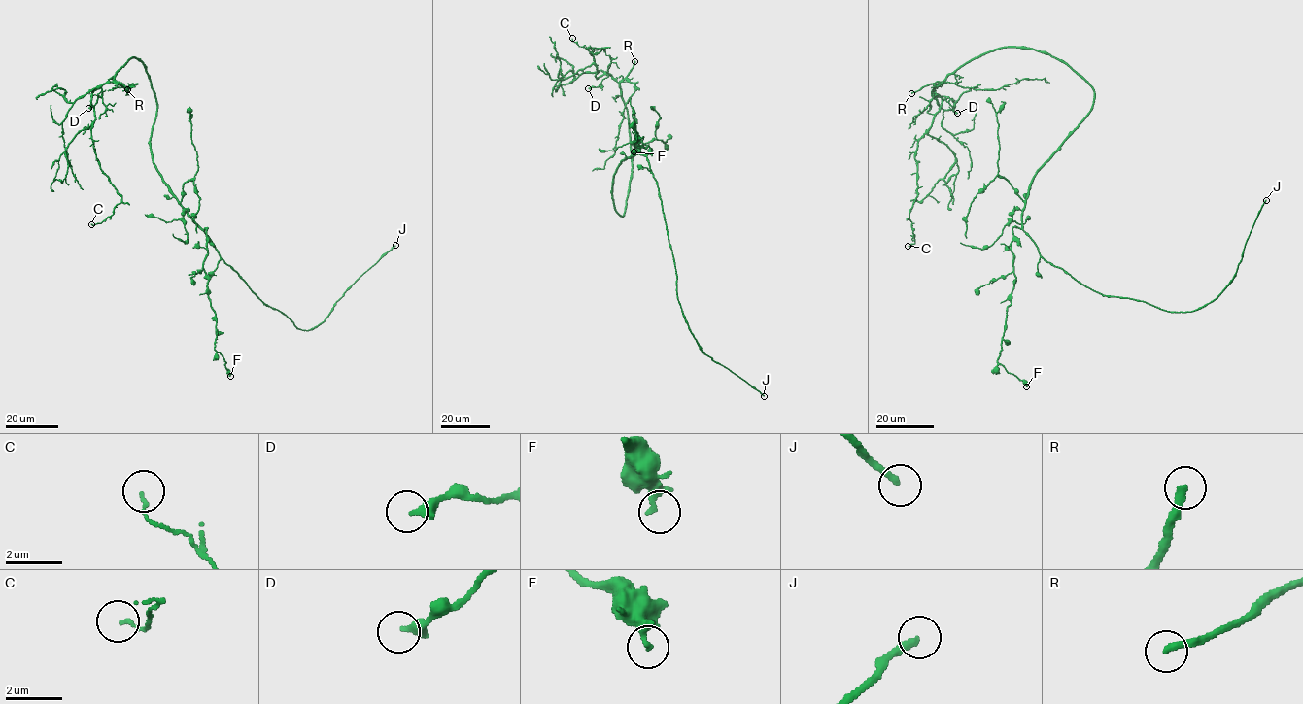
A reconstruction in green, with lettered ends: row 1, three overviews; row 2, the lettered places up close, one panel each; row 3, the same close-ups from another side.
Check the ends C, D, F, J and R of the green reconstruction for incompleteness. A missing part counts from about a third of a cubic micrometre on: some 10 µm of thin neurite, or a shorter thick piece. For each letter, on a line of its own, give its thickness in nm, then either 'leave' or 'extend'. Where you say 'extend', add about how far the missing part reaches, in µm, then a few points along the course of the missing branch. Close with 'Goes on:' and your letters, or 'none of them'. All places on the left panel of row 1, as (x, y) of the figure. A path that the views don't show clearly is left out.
C: 110 nm thick; leave
D: 400 nm thick; leave
F: 280 nm thick; leave
J: 240 nm thick; extend; about 15 µm are missing
R: 280 nm thick; extend; about 50 µm are missing
Goes on: J, R

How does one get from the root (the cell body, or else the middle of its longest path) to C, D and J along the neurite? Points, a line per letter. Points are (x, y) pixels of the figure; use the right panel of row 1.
C: (1045, 163), (1094, 89), (1029, 49), (966, 62), (935, 88), (940, 111), (917, 143), (908, 246)
D: (1045, 163), (1092, 104), (1094, 89), (1064, 62), (1034, 50), (1013, 47), (976, 56), (935, 88), (957, 113)
J: (1045, 163), (1021, 219), (1039, 253), (1103, 295), (1170, 312), (1194, 311), (1217, 298), (1235, 274), (1266, 200)

